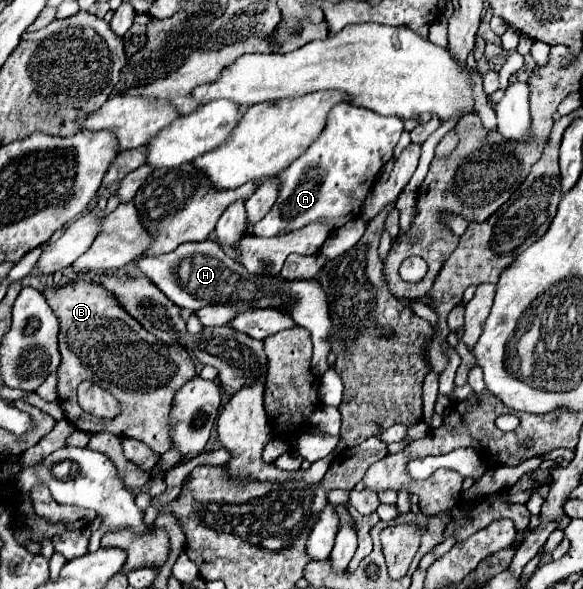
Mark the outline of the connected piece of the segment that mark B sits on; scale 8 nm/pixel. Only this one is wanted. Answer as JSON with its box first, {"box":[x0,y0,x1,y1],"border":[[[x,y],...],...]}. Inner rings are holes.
{"box":[44,278,194,454],"border":[[[74,278],[70,286],[58,288],[58,290],[46,290],[44,298],[52,312],[60,320],[60,354],[62,364],[58,368],[58,402],[66,414],[66,418],[84,432],[96,434],[96,432],[112,432],[120,438],[136,438],[144,444],[148,444],[156,454],[164,454],[170,448],[170,434],[168,434],[168,416],[170,406],[176,396],[176,392],[194,378],[194,362],[190,360],[188,352],[182,346],[164,346],[154,334],[146,332],[124,308],[116,306],[116,298],[112,292],[108,292],[102,286],[94,286],[82,278]],[[92,380],[94,384],[102,386],[104,390],[110,390],[122,404],[122,414],[114,420],[96,418],[92,414],[86,414],[82,408],[76,408],[76,388],[80,382]]]}

